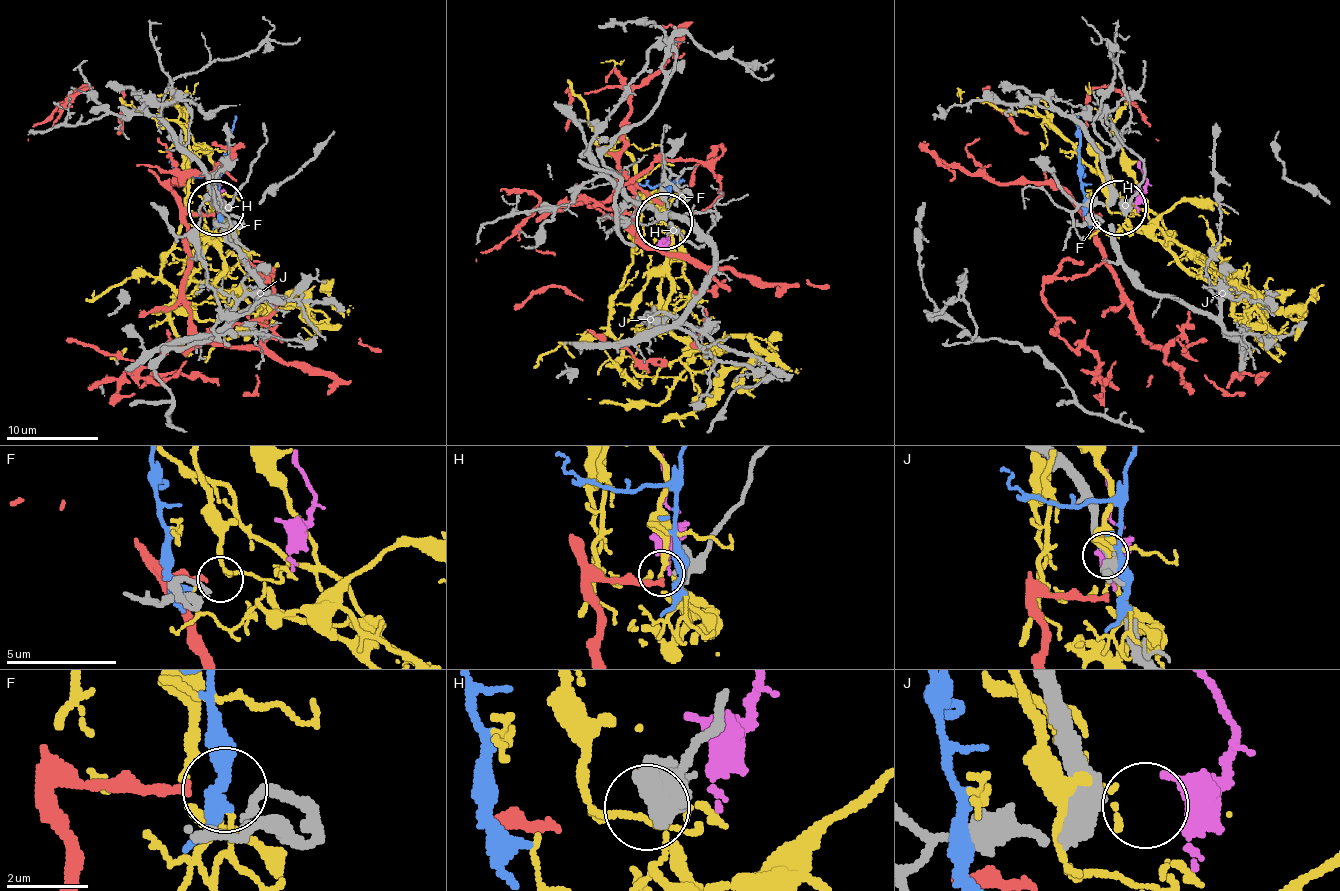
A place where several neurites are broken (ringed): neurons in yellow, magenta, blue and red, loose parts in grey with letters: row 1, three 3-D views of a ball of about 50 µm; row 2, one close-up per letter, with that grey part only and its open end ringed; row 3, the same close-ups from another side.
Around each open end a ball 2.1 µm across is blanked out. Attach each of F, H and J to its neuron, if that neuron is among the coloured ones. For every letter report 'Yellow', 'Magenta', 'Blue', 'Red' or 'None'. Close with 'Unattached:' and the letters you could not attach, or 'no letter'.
F: Red
H: Yellow
J: Magenta
Unattached: no letter

